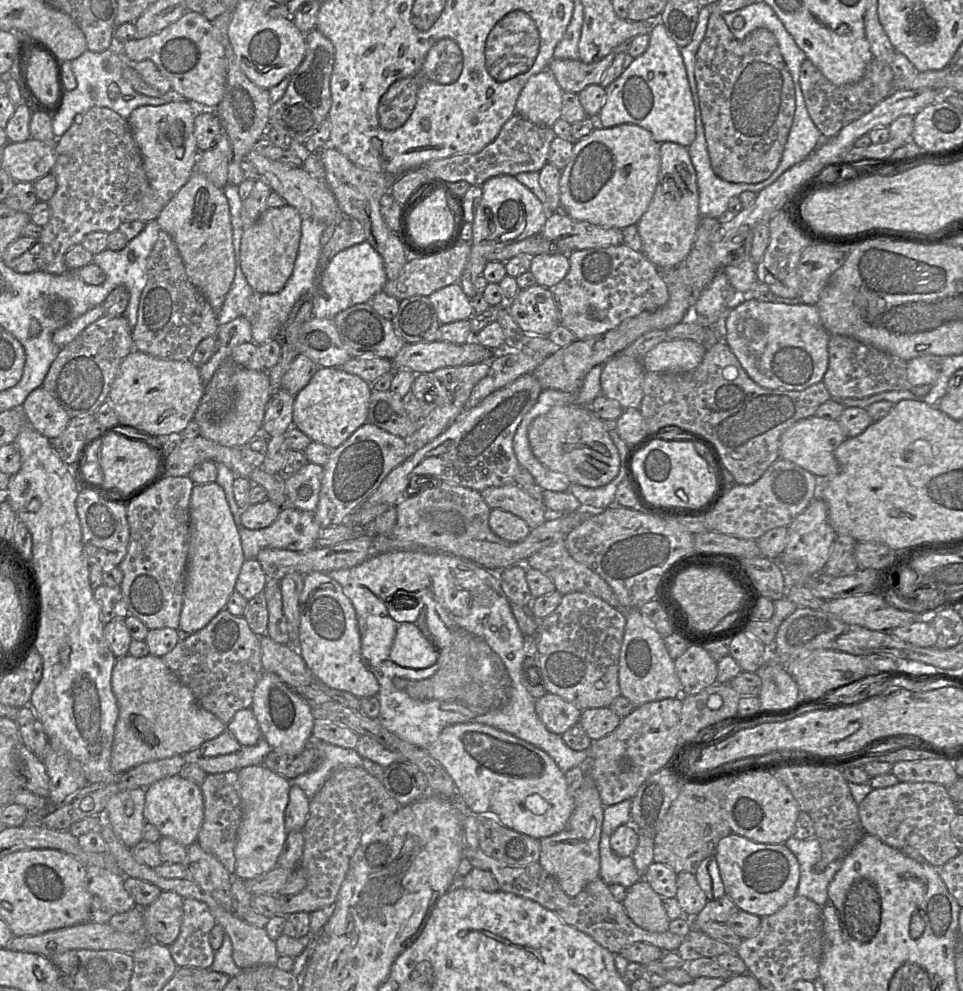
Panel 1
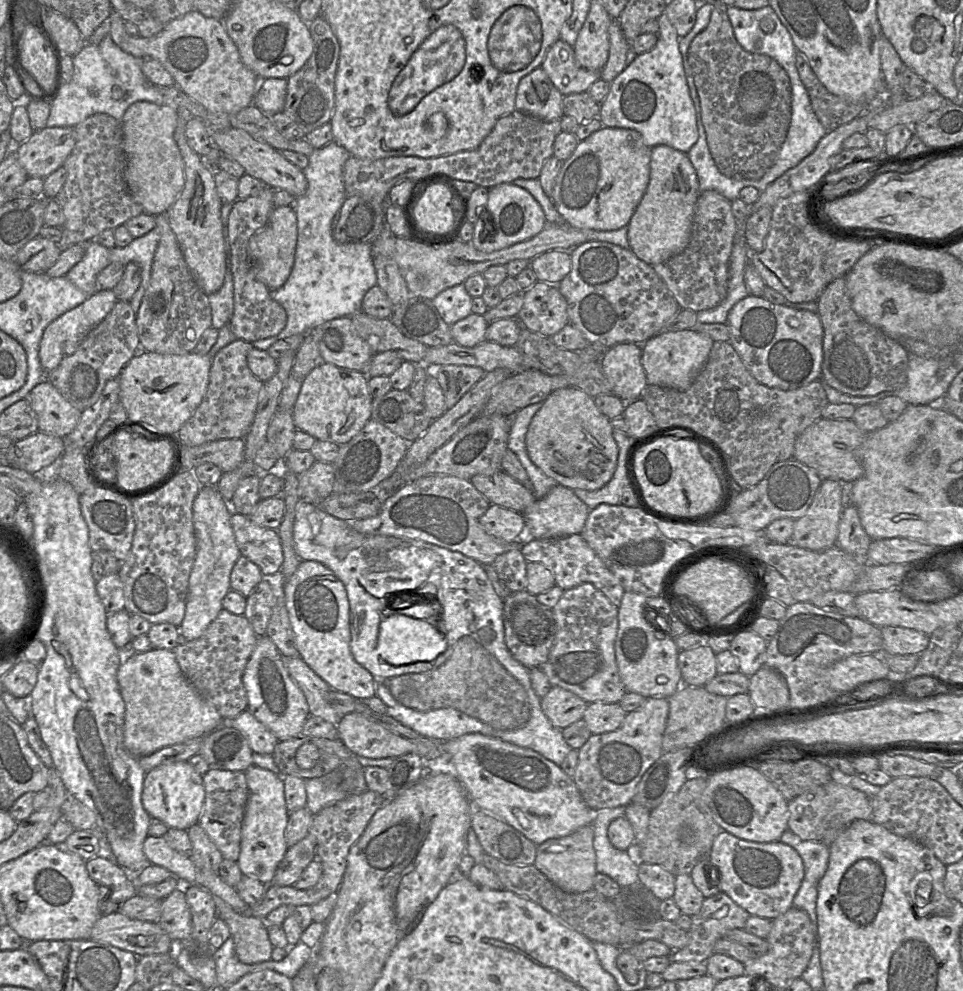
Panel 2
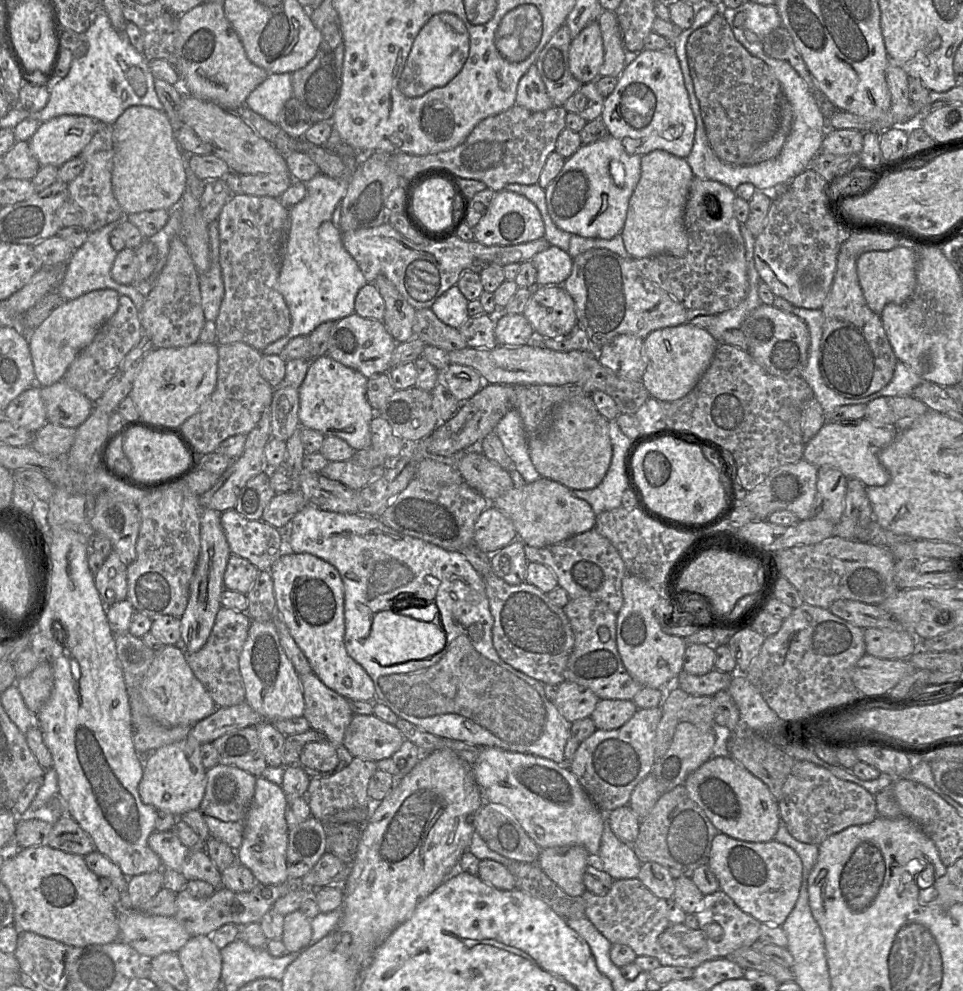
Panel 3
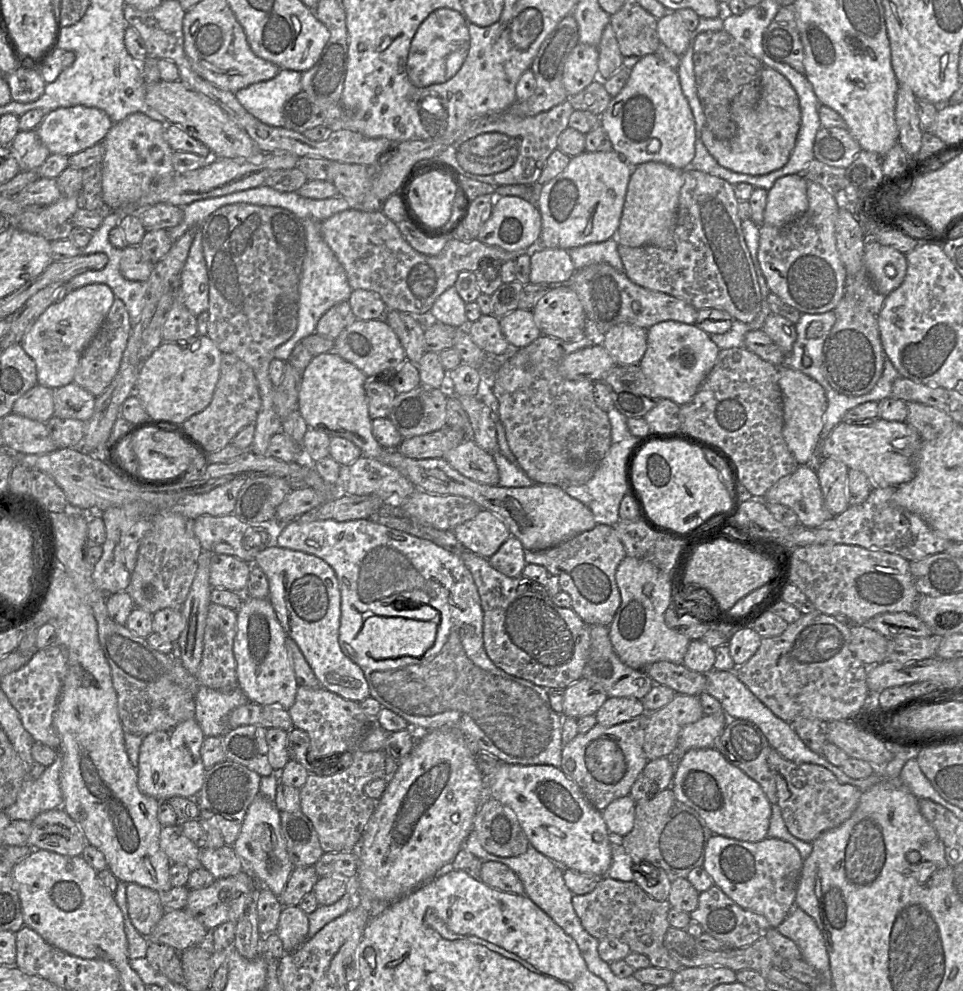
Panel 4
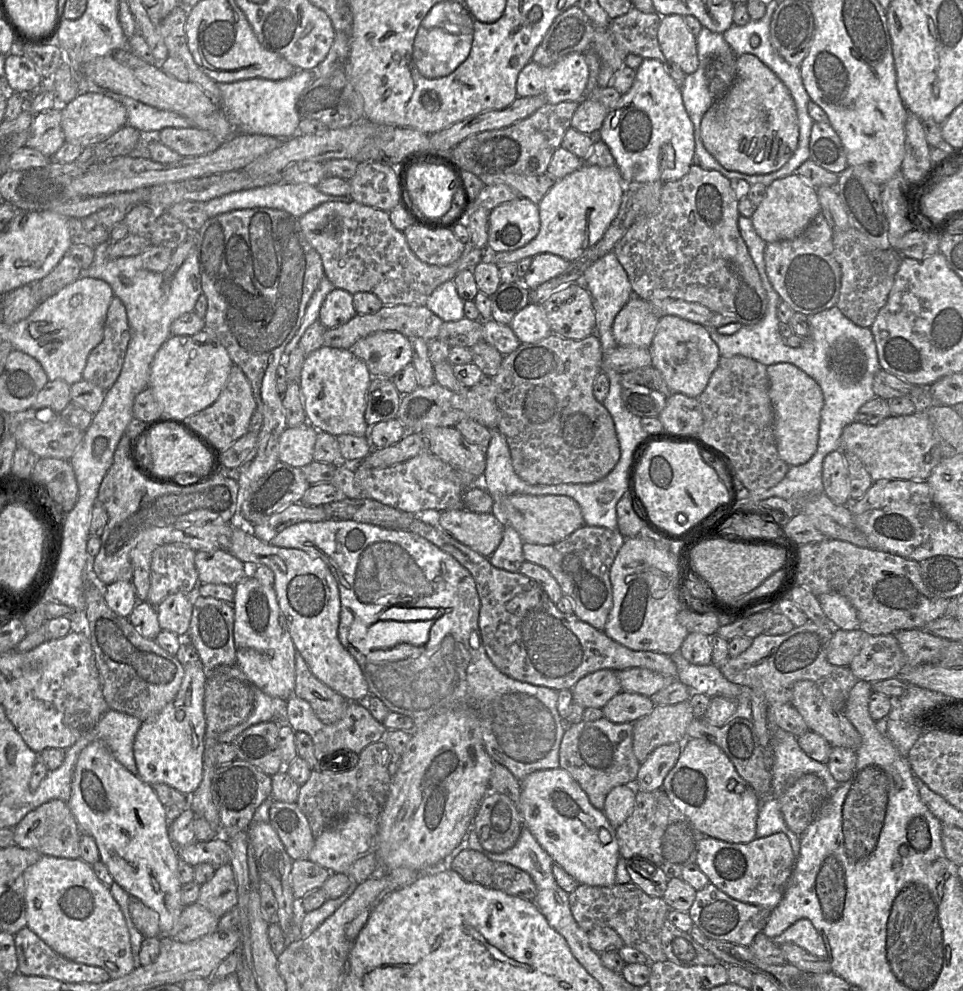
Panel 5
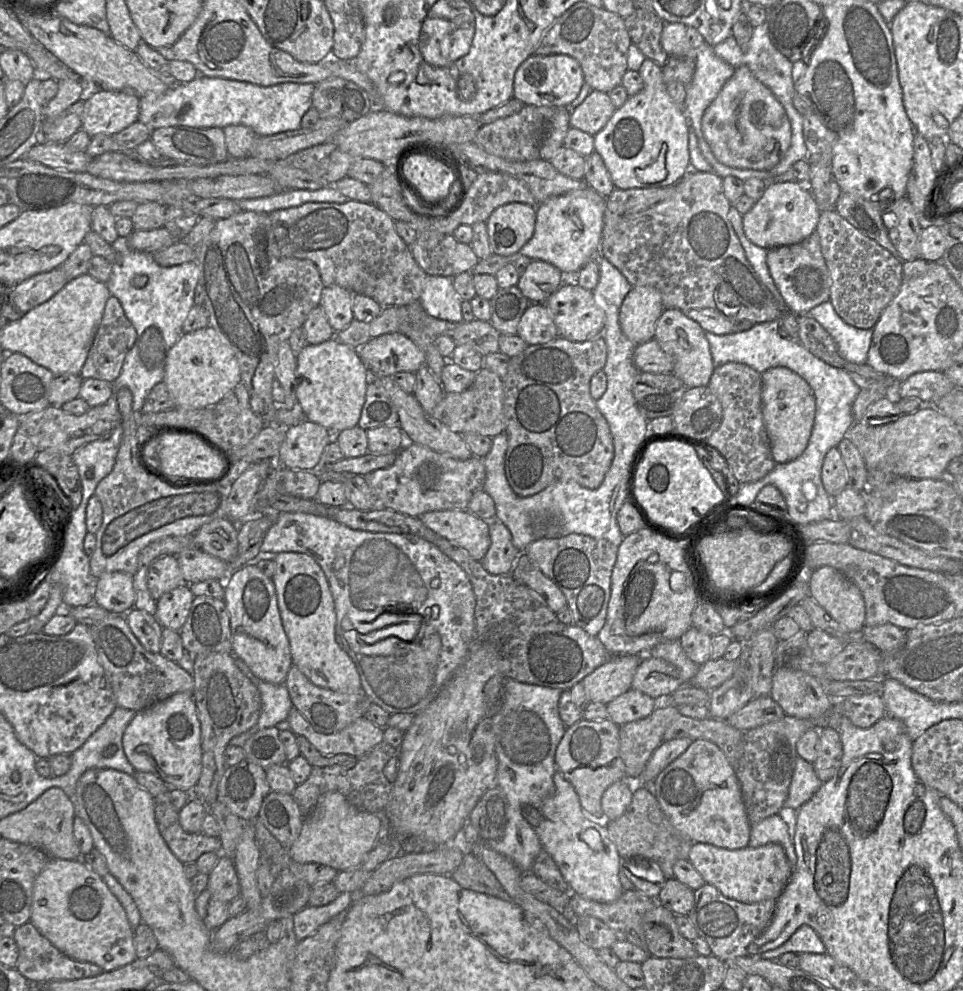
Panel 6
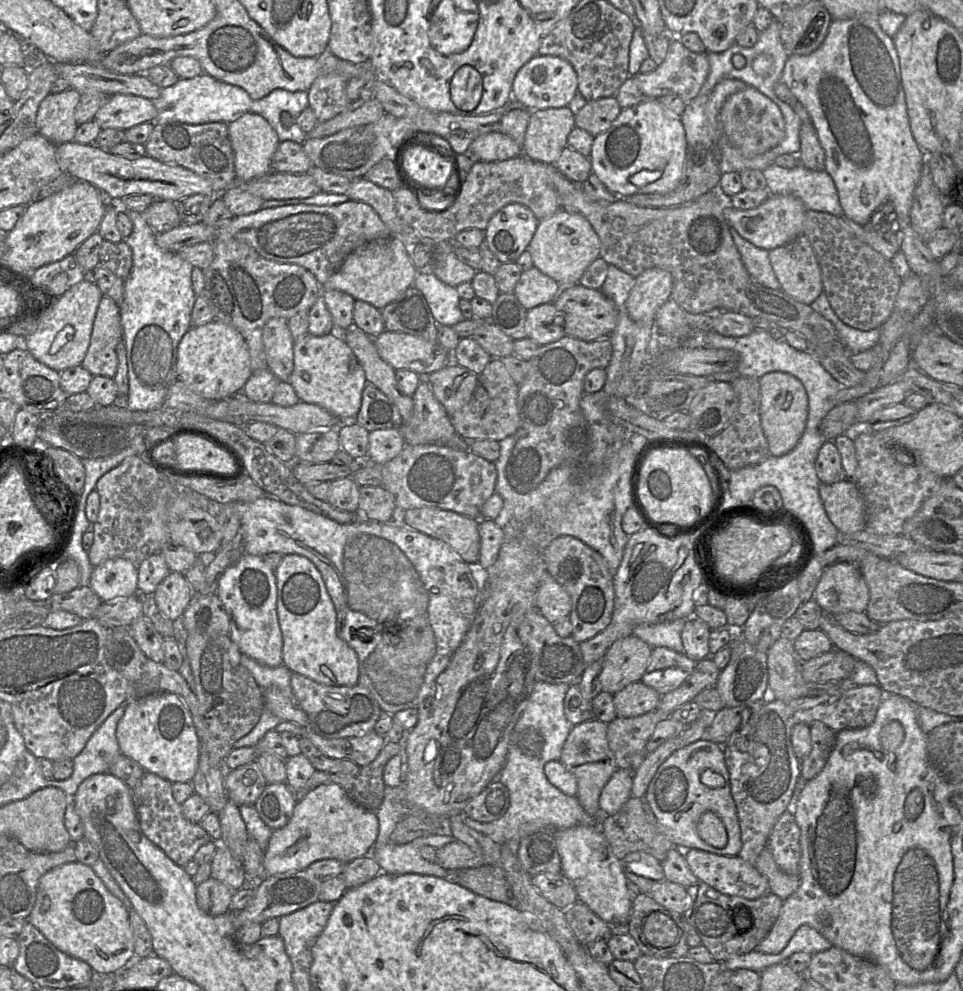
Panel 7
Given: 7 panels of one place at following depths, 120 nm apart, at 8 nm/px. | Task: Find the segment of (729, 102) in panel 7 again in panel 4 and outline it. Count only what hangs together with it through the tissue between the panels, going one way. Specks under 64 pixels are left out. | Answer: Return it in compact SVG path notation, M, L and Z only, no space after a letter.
M764 66L761 96L756 107L732 102L730 111L737 125L737 133L732 139L717 139L707 125L702 129L702 141L719 165L737 173L760 176L779 170L788 163L801 127L801 109L796 91L781 73Z

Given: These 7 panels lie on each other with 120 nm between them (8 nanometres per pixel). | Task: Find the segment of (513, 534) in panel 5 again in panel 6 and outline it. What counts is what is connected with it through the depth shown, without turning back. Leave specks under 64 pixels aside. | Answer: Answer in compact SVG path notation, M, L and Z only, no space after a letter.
M501 521L488 522L491 543L481 563L491 574L510 573L521 552L514 546L509 529Z

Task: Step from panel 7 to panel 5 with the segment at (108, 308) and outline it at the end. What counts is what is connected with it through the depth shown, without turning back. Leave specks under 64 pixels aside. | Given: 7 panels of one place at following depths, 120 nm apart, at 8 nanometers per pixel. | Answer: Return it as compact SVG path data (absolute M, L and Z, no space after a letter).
M114 297L108 309L102 341L90 352L82 377L108 390L117 380L130 342L126 308Z

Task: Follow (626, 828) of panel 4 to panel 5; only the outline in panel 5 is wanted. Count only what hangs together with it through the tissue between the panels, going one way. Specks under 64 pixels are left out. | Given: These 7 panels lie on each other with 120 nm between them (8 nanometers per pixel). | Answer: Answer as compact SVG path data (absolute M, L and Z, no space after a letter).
M620 785L607 794L603 814L614 828L623 824L632 813L636 792L632 785Z

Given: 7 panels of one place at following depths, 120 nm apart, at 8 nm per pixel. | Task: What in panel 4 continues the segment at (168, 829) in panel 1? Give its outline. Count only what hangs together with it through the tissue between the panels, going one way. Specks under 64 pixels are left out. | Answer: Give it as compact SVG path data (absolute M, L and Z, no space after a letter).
M195 718L183 721L168 730L157 731L143 737L137 767L139 790L159 802L175 796L197 801L206 772L201 758L204 738Z

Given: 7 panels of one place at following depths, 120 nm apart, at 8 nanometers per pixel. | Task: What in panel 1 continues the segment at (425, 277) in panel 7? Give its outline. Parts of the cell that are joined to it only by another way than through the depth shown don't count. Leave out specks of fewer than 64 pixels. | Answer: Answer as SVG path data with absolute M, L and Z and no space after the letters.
M459 282L443 287L428 296L441 324L471 319L474 315L471 299Z

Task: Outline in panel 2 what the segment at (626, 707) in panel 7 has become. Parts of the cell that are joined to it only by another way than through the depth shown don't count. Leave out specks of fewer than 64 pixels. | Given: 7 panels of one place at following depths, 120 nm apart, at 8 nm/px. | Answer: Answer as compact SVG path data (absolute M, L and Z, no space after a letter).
M590 703L583 720L592 734L602 734L618 729L627 713L619 703Z

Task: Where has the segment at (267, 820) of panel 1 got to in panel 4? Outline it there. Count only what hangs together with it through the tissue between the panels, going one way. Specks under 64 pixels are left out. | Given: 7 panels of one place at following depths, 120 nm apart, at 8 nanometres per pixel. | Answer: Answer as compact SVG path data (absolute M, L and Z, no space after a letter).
M260 793L255 797L248 807L233 849L259 884L270 889L277 897L283 892L294 865L282 835L280 811L274 802L267 800Z

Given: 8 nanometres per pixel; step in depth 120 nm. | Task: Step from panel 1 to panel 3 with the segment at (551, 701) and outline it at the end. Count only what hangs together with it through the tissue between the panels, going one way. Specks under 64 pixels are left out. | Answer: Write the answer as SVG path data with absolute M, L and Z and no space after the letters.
M563 681L558 685L554 706L569 723L590 718L599 698L588 688L574 682Z

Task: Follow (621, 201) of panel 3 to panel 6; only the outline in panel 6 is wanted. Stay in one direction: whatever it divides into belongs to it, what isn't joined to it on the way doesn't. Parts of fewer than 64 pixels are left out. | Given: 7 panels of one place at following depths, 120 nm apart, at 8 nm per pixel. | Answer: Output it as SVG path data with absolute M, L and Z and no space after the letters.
M585 183L585 187L581 190L556 196L540 203L536 207L537 222L534 235L520 251L511 256L492 254L488 258L481 259L470 271L471 274L495 275L505 265L514 263L521 256L527 256L532 260L542 260L554 265L565 276L574 276L589 261L600 257L599 247L602 239L606 199Z

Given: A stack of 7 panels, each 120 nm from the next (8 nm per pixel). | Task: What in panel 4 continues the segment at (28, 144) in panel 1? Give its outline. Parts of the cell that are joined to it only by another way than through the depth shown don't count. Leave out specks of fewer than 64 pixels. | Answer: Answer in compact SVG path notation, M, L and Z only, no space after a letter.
M77 105L47 112L36 132L50 154L72 156L102 142L113 124L104 111Z

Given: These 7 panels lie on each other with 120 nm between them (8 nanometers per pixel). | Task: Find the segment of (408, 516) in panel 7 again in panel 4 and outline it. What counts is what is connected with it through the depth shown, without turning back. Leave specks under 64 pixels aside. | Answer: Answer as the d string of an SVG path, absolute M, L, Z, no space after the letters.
M485 509L473 519L456 526L453 533L467 550L487 559L511 536L504 522Z

